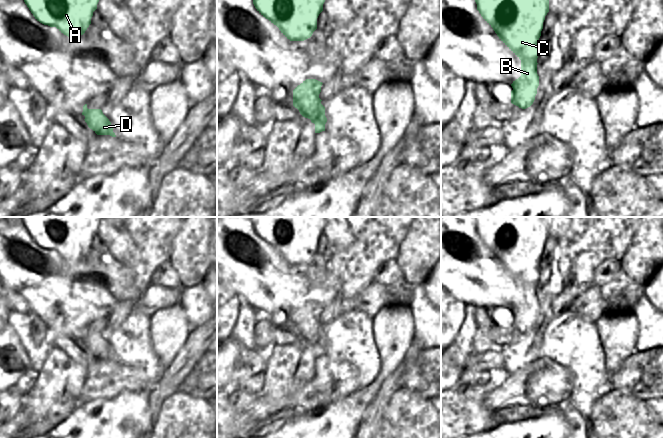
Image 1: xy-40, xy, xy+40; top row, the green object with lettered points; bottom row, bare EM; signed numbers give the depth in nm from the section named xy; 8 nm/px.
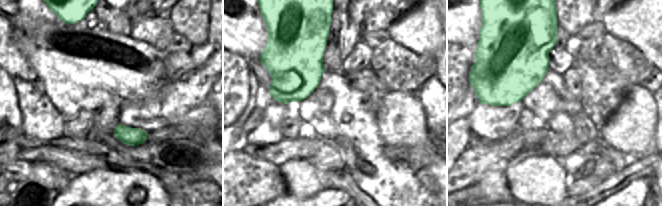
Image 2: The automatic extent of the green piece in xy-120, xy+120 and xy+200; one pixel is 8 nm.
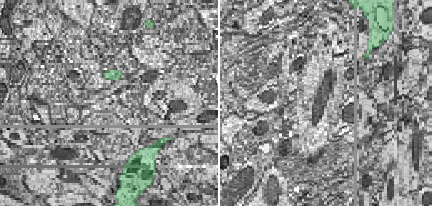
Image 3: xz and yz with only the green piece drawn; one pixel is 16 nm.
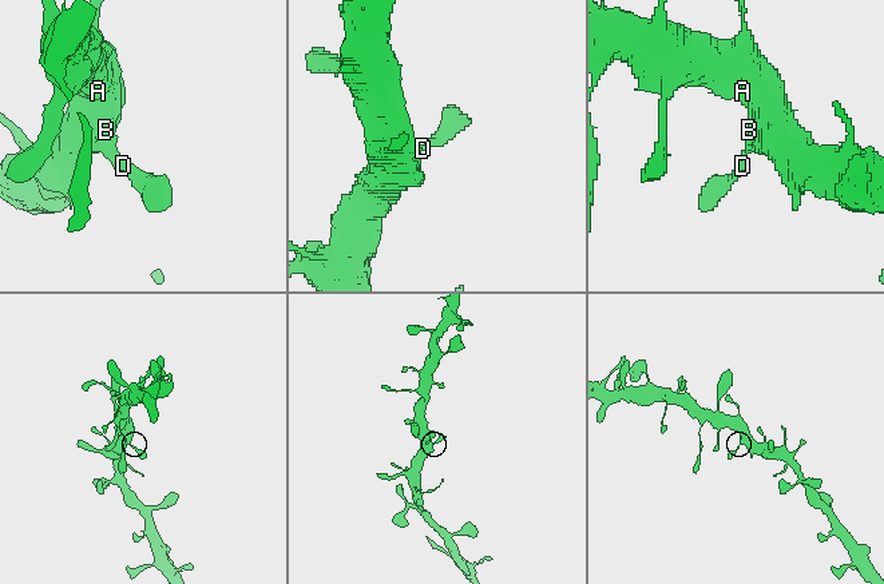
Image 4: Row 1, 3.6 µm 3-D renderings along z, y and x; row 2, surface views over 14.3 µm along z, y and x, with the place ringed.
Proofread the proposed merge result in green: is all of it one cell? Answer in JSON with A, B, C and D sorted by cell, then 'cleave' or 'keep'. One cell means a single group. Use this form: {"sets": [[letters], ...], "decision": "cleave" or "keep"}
{"sets": [["A", "B", "C", "D"]], "decision": "keep"}

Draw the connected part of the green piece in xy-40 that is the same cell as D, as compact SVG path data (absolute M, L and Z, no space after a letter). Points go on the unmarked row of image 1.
M87 328L83 330L82 339L85 346L97 359L110 359L116 361L109 343L103 338L101 333L88 333Z

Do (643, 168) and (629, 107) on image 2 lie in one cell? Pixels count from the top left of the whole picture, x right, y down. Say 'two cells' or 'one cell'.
two cells

